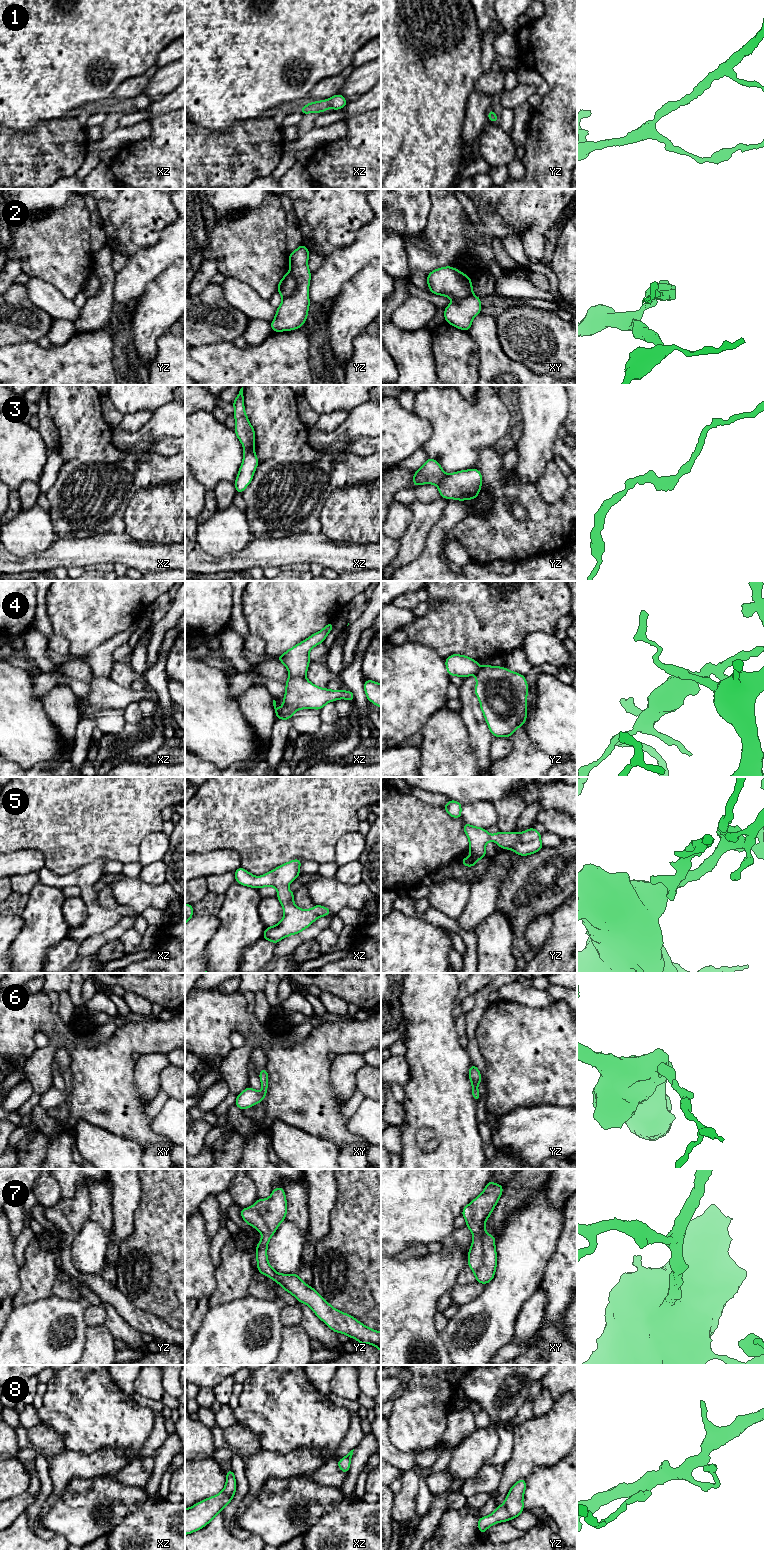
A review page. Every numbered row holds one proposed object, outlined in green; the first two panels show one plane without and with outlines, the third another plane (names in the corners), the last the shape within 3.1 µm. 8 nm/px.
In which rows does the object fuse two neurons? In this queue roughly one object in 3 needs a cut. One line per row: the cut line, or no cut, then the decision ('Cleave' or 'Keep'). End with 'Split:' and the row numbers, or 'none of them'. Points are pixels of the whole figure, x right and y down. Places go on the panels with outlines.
1: No split. Keep
2: No split. Keep
3: Split along yz (446, 474), (437, 485). Cleave
4: Split along xz (290, 676), (304, 677). Cleave
5: No split. Keep
6: No split. Keep
7: No split. Keep
8: No split. Keep
Split: 3, 4

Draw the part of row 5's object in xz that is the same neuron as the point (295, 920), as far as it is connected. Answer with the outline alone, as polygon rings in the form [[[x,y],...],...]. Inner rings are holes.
[[[301,859],[291,860],[260,877],[252,875],[242,867],[234,872],[235,881],[241,885],[255,889],[270,886],[277,888],[277,898],[283,907],[284,916],[277,925],[265,928],[262,936],[263,939],[274,944],[285,937],[302,932],[316,919],[332,914],[330,909],[322,905],[314,905],[313,908],[304,910],[294,904],[294,892],[287,886],[300,875],[302,861]]]

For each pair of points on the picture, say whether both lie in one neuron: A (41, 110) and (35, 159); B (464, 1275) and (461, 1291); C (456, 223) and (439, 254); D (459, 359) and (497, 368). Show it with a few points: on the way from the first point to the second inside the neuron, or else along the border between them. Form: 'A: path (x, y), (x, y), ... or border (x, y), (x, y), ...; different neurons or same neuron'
A: border (62, 117), (43, 120), (29, 128), (16, 129); different neurons
B: border (476, 1281), (470, 1284), (456, 1284); different neurons
C: path (450, 231), (450, 238), (442, 246); same neuron
D: border (474, 341), (478, 352), (479, 374); different neurons

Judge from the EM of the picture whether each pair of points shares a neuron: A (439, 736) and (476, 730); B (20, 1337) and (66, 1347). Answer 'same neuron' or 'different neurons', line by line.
A: different neurons
B: same neuron

